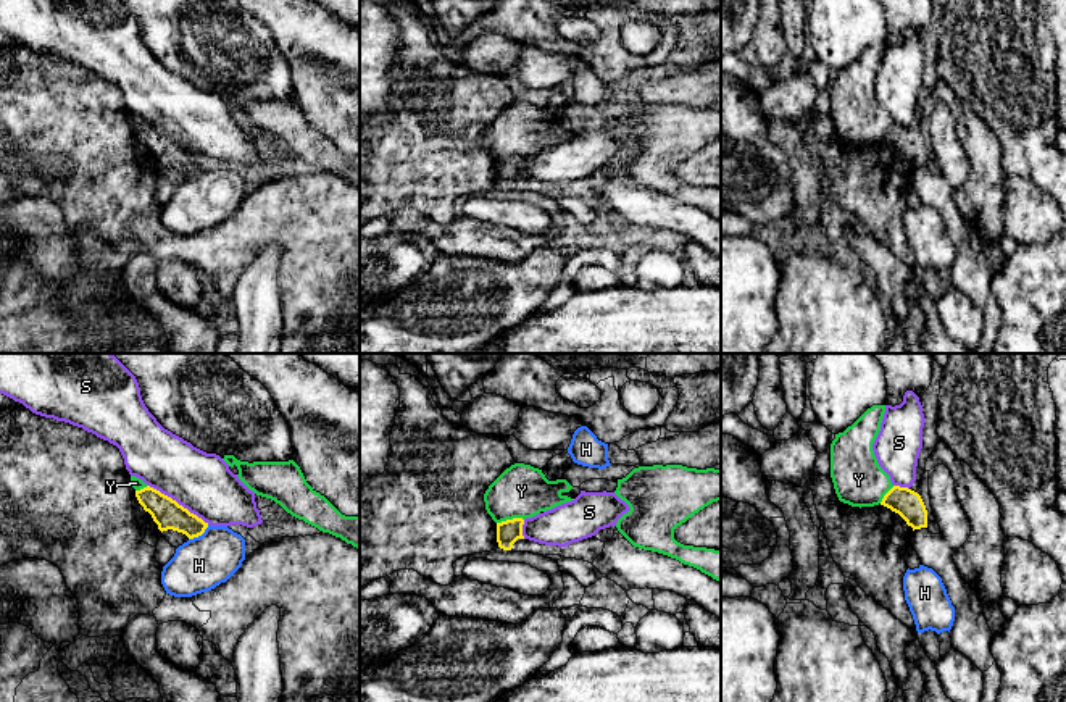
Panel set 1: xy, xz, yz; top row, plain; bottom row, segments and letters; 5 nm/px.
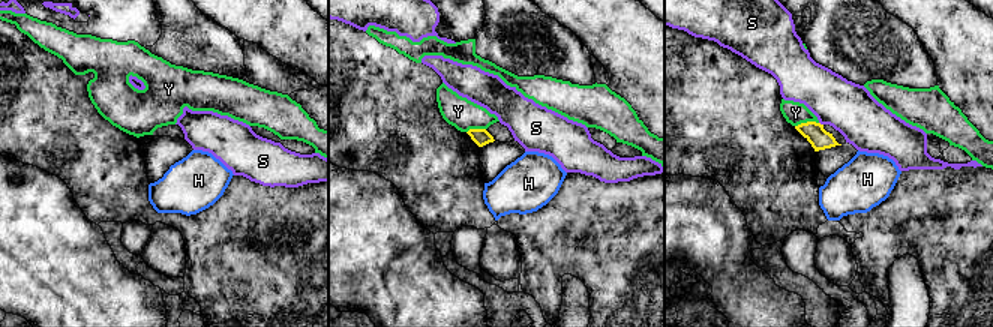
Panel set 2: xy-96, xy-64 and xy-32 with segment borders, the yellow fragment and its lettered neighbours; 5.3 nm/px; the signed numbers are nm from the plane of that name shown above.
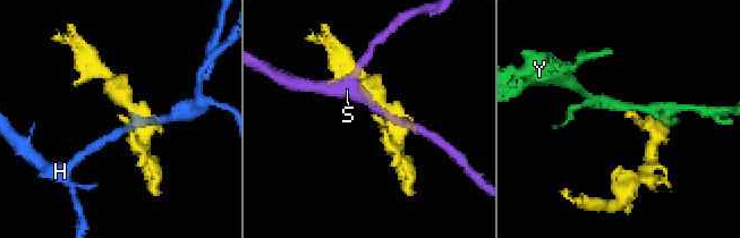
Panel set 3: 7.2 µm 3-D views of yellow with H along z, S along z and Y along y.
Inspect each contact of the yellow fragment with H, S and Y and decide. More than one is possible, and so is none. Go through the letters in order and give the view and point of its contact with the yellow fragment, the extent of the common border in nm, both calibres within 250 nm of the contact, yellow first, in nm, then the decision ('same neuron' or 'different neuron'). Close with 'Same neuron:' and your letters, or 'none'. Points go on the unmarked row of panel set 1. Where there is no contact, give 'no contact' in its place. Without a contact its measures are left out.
H: xy (199, 173) | 130 nm | 150/260 nm | different neuron
S: xy (176, 141) | 360 nm | 150/300 nm | different neuron
Y: xz (510, 158) | 140 nm | 120/280 nm | different neuron
Same neuron: none

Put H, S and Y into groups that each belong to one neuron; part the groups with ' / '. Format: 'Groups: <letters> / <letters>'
Groups: H / S / Y

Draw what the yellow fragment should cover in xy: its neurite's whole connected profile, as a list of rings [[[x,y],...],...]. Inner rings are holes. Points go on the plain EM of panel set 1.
[[[150,124],[135,129],[135,136],[144,148],[152,153],[161,171],[173,168],[194,178],[202,174],[208,166],[208,161],[202,157]]]

